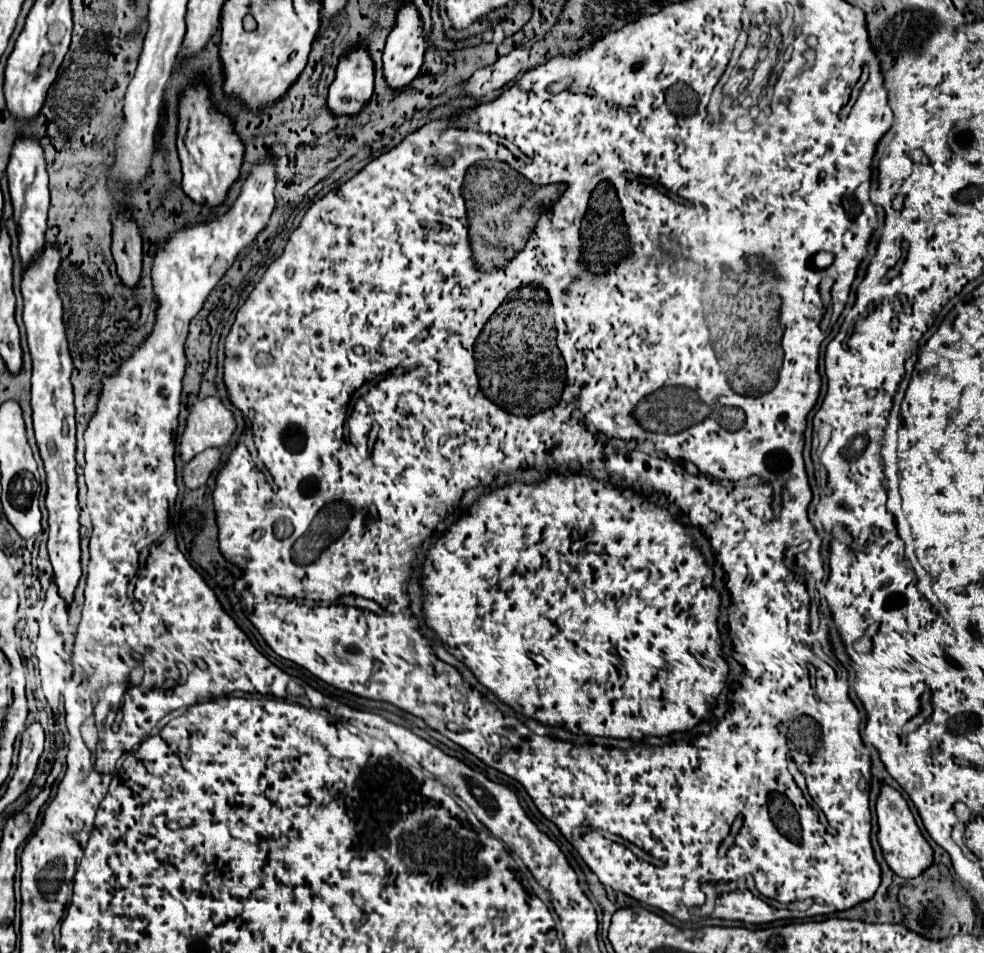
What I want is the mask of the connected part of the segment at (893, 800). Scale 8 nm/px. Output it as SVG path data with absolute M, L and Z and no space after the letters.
M884 785L880 789L878 801L876 801L876 815L878 815L878 843L882 849L882 855L886 859L886 863L890 865L890 869L900 875L900 877L916 877L920 875L930 863L932 863L932 849L926 843L926 839L922 837L914 815L910 813L908 803L904 801L904 797L900 795L900 791L896 791L890 785Z

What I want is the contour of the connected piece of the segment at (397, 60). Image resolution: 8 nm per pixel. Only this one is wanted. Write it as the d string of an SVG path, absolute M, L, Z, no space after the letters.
M404 3L382 55L386 85L390 89L404 89L410 85L420 73L424 51L426 43L418 11L412 3Z

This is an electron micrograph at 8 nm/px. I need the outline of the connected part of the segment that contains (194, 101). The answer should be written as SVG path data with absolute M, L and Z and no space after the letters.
M206 87L188 89L180 101L180 125L178 125L178 155L182 163L182 189L184 193L202 207L220 207L232 185L240 177L244 147L232 129L232 121L212 109Z

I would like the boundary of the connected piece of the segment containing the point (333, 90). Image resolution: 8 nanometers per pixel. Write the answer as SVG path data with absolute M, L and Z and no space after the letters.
M358 47L340 59L336 69L336 81L330 85L328 111L332 115L358 115L370 101L374 87L372 59L366 47Z

